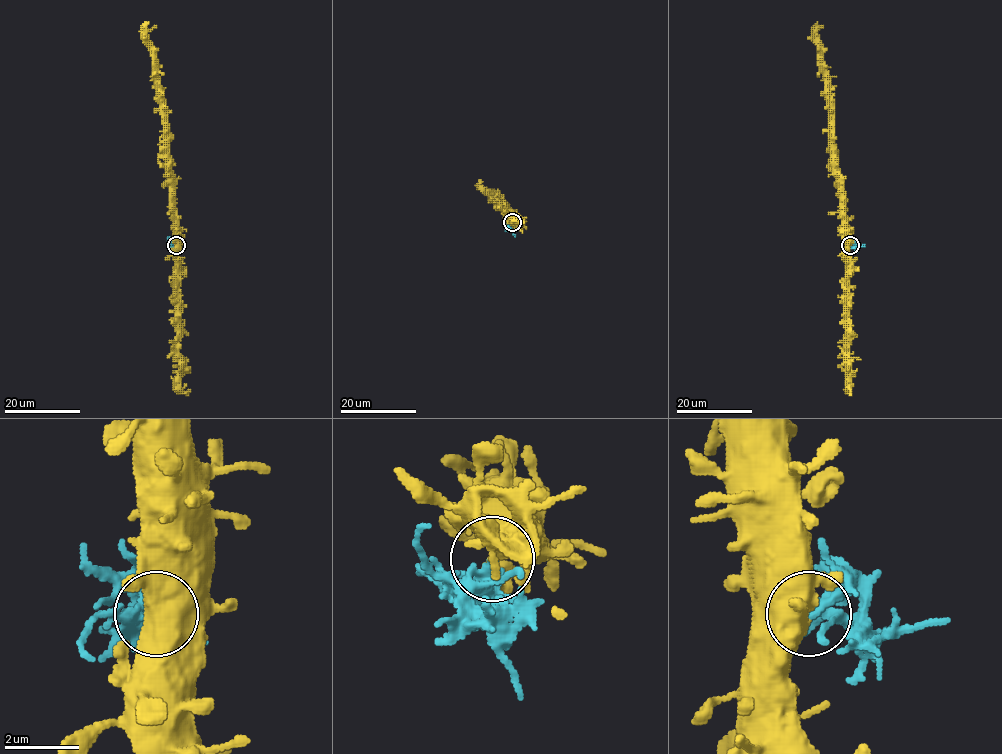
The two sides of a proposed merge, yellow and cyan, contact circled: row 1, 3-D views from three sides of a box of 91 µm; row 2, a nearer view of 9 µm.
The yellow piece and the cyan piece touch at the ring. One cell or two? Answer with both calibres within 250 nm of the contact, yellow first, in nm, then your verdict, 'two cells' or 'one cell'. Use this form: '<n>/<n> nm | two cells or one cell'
600/200 nm | two cells

